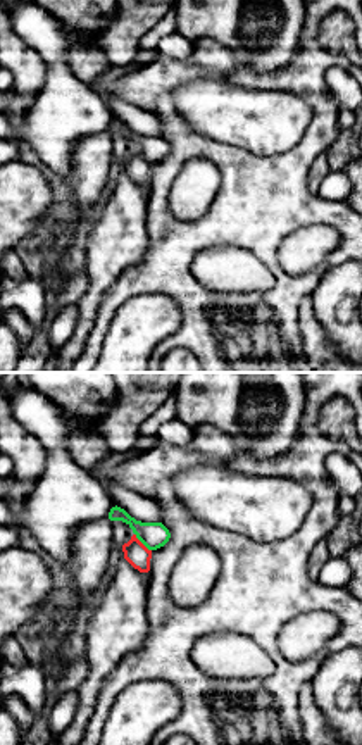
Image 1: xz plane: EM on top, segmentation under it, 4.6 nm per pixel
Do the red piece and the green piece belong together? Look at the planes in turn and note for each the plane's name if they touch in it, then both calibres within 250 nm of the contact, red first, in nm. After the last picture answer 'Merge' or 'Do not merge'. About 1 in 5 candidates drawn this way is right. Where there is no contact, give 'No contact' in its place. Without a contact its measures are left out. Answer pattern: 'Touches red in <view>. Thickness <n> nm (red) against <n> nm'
Touches red in xz. Thickness 110 nm (red) against 130 nm

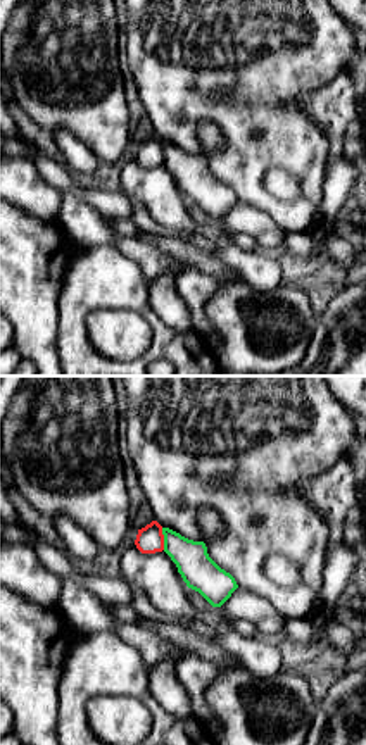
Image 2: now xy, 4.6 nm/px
Touches red in xy. Thickness 130 nm (red) against 170 nm

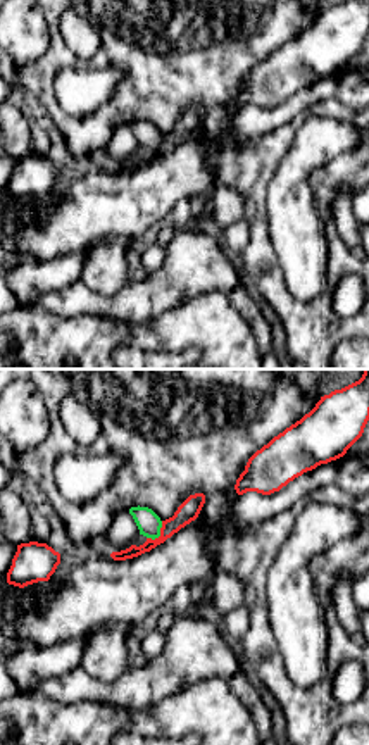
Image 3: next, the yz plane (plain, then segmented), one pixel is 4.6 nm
Touches red in yz. Thickness 100 nm (red) against 110 nm

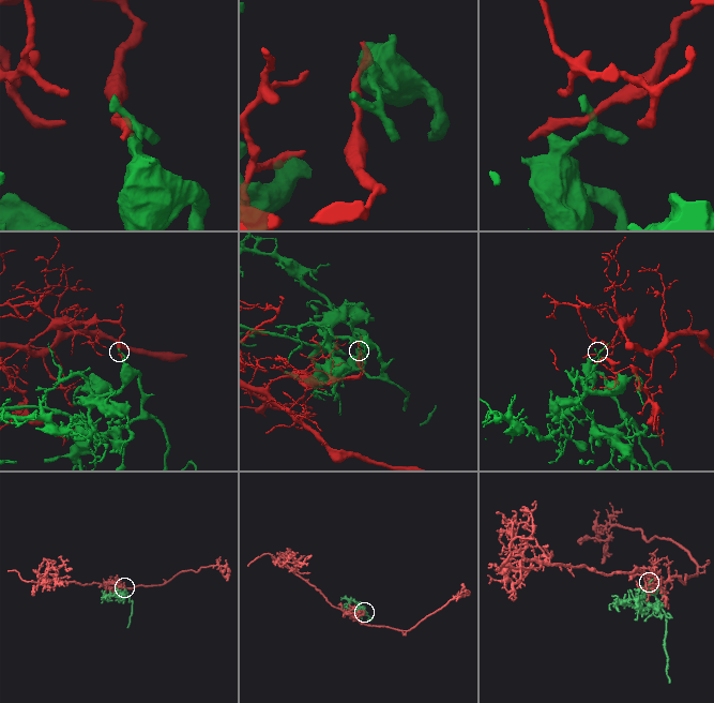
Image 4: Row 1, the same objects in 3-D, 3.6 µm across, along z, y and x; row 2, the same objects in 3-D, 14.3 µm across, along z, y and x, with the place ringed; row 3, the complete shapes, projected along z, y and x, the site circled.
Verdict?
Do not merge

